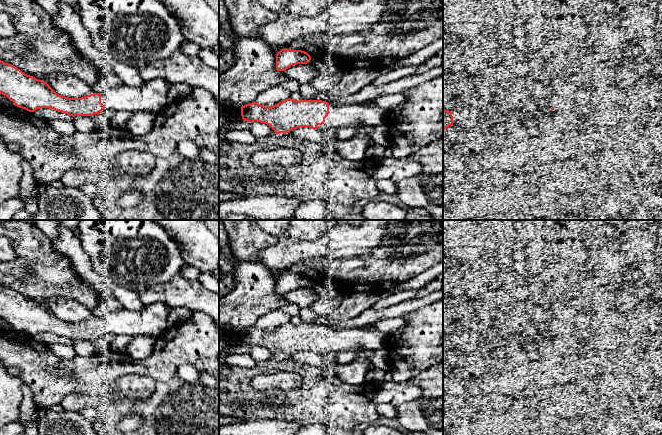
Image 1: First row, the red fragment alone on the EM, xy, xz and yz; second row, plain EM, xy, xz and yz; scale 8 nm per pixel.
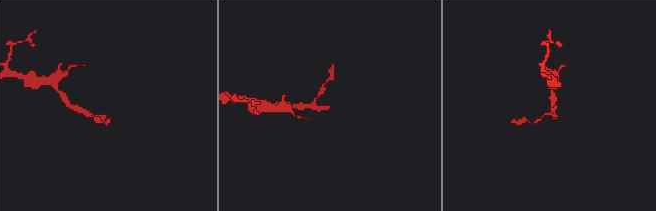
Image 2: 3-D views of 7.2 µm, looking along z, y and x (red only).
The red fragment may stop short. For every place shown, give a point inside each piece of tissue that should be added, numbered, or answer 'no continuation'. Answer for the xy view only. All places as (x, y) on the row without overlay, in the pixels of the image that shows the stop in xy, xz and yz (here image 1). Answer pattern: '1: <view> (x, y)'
1: xy (151, 320)

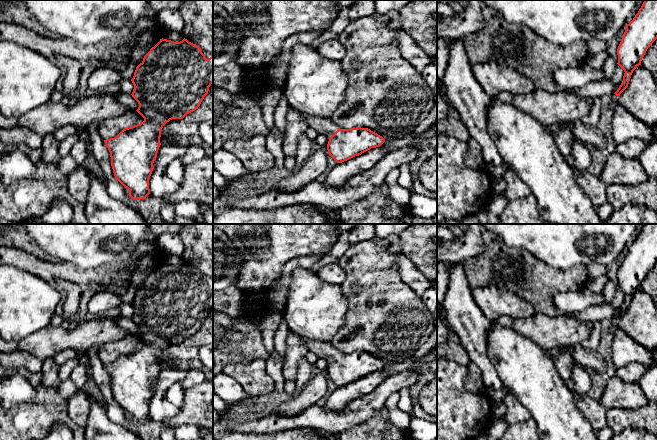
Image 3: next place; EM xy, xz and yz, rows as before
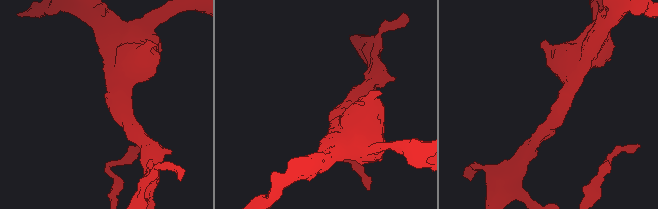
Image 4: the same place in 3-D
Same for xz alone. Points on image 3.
1: xz (324, 350)

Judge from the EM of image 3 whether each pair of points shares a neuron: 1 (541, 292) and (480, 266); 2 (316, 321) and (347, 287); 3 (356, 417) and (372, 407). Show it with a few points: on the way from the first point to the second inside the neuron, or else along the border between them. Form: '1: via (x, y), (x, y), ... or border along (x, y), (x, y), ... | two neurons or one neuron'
1: via (525, 281), (522, 281), (511, 268), (496, 267) | one neuron
2: border along (339, 286), (347, 300), (346, 315) | two neurons
3: via (360, 413), (368, 407) | one neuron

